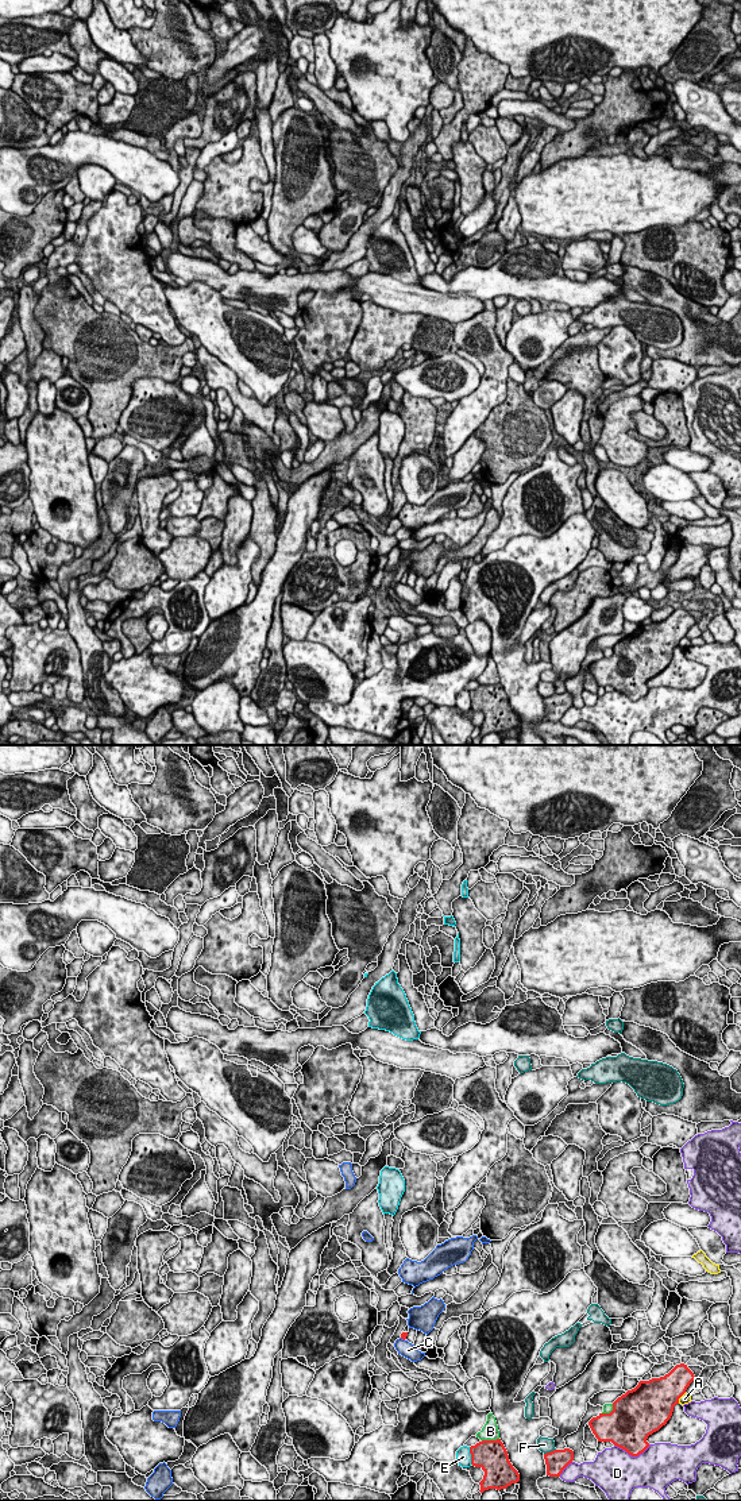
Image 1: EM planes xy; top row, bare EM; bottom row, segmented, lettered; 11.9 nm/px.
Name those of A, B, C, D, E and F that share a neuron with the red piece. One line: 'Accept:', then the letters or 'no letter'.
Accept: no letter

